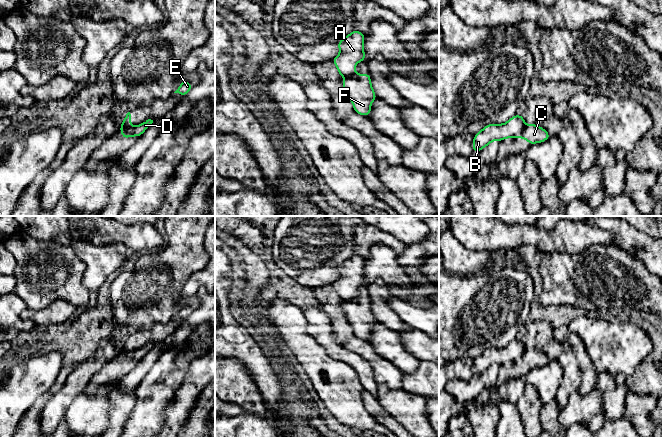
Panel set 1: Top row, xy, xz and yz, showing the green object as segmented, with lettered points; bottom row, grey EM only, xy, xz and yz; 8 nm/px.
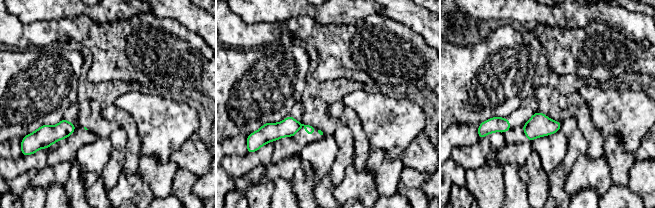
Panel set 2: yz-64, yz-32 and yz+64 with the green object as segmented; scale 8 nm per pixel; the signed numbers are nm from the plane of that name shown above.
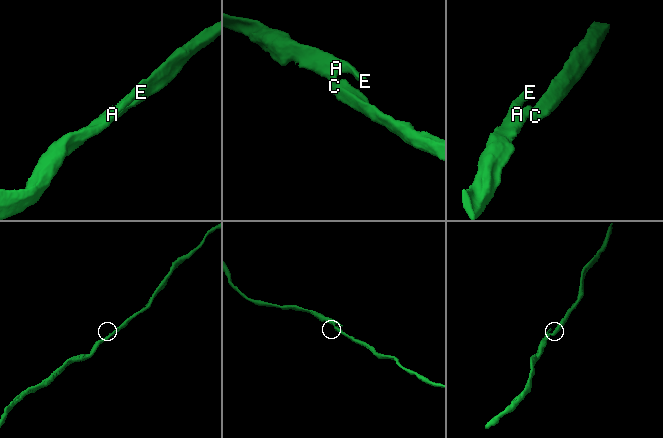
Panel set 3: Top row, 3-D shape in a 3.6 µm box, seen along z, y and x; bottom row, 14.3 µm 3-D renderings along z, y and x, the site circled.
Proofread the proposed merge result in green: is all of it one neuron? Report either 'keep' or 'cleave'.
cleave

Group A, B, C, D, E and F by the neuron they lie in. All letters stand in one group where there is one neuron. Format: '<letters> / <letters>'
A B E / C D F

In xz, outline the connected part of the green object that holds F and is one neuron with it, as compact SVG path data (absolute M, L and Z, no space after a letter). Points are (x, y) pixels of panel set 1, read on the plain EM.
M370 298L346 300L341 310L352 326L354 336L366 341L369 340L371 337L371 328L377 323L372 312Z

